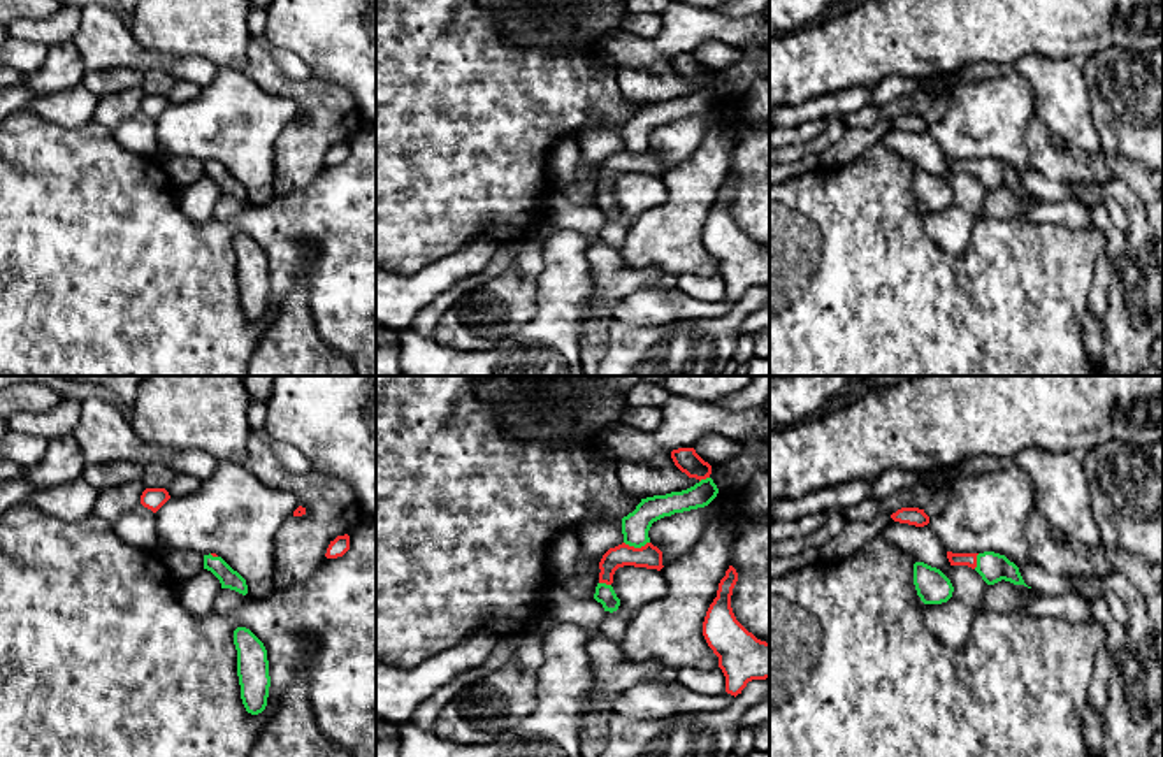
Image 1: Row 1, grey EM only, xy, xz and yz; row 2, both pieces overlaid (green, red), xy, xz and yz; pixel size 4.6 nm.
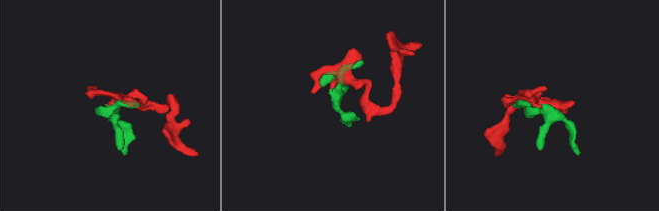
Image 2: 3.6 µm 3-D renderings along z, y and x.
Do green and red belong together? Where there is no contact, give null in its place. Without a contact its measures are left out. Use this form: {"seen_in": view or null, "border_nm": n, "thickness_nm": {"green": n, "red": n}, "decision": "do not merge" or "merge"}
{"seen_in": "xz", "border_nm": 120, "thickness_nm": {"green": 130, "red": 110}, "decision": "merge"}

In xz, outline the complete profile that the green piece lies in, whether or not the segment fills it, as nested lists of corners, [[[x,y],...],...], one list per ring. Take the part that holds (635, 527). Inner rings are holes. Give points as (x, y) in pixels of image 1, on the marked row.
[[[678,448],[671,451],[675,465],[697,483],[682,492],[654,495],[641,499],[632,513],[622,518],[624,543],[610,548],[599,562],[599,583],[594,599],[603,604],[604,611],[617,611],[620,599],[611,583],[618,567],[634,566],[661,571],[662,552],[650,543],[648,530],[654,522],[708,506],[719,494],[710,478],[712,465],[704,462],[694,448]]]

